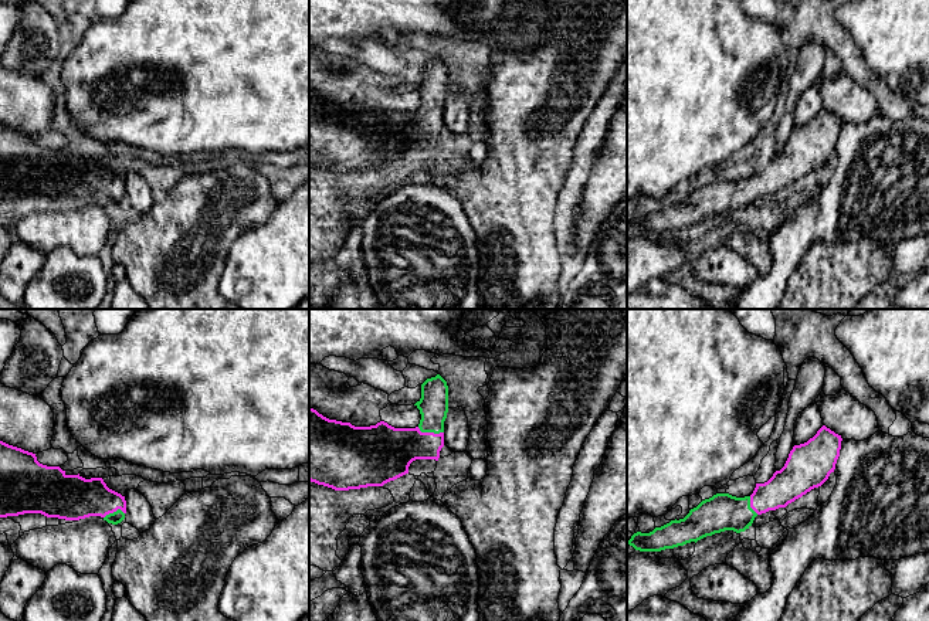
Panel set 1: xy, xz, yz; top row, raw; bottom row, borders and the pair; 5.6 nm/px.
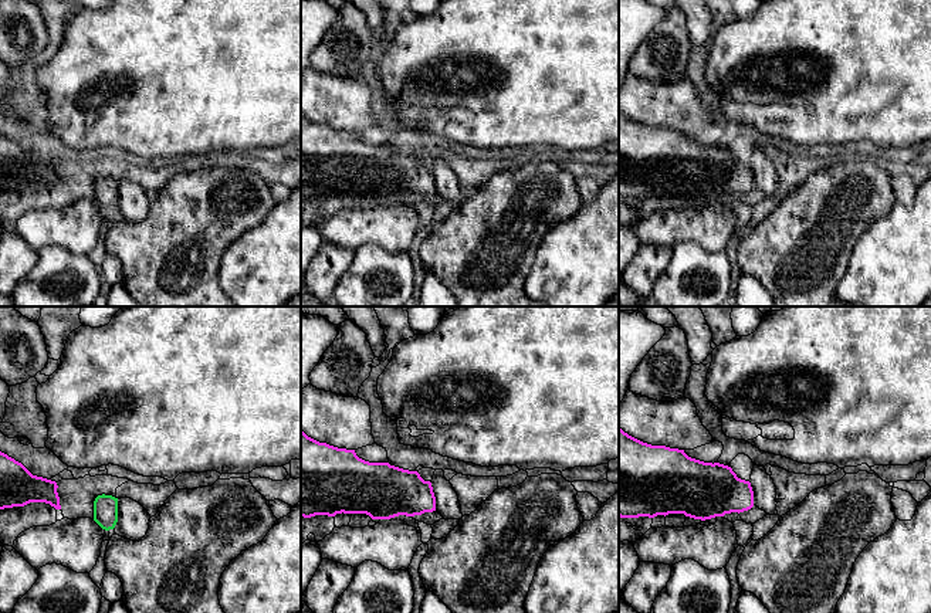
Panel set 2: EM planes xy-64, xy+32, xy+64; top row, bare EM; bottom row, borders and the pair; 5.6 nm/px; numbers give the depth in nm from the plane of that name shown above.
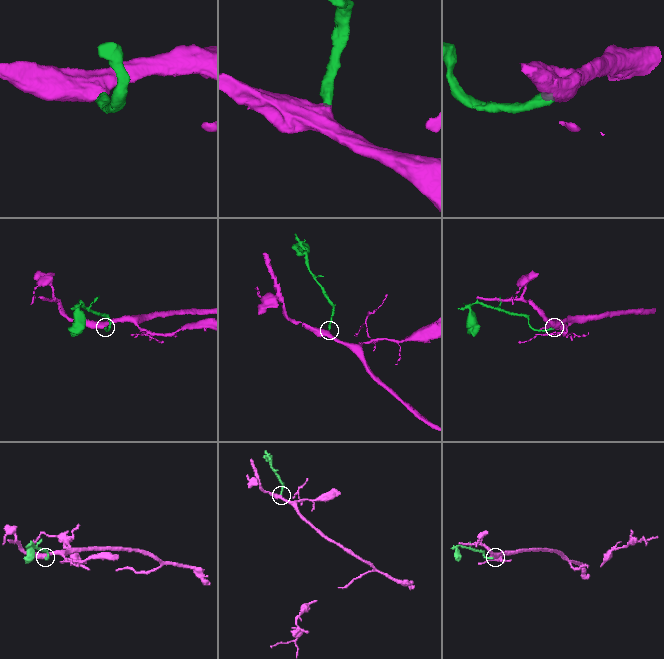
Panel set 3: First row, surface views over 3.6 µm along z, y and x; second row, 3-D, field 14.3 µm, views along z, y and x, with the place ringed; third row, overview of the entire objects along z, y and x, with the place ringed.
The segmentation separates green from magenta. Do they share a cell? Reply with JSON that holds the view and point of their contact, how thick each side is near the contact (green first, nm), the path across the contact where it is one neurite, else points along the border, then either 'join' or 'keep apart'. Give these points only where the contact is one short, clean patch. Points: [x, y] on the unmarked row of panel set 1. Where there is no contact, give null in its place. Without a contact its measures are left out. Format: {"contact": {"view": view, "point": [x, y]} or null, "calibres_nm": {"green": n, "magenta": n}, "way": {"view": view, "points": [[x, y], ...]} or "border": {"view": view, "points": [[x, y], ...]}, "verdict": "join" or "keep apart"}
{"contact": {"view": "xz", "point": [430, 114]}, "calibres_nm": {"green": 170, "magenta": 260}, "way": {"view": "xz", "points": [[433, 88], [430, 114], [419, 125], [390, 132]]}, "verdict": "join"}

